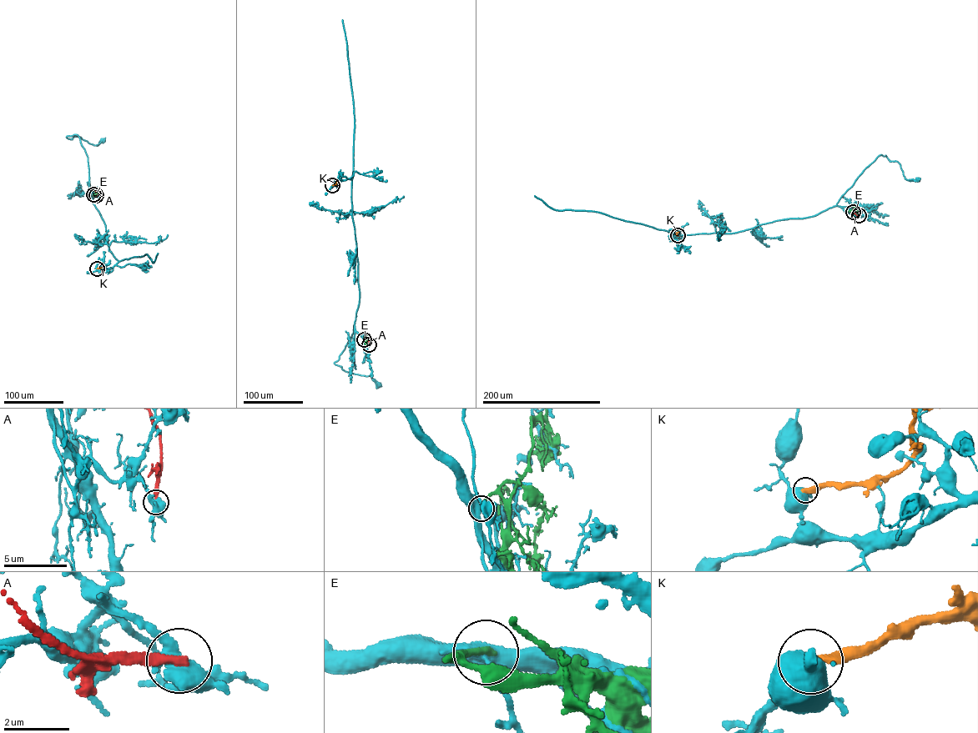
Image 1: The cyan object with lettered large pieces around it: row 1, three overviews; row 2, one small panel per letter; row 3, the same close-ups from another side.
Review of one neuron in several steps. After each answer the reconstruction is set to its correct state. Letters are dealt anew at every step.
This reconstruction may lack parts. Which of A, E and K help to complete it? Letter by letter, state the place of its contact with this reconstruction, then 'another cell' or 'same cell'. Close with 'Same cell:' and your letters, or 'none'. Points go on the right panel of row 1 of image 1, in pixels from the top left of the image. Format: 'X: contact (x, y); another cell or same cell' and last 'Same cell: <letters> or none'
A: contact (859, 215); another cell
E: contact (853, 212); another cell
K: contact (678, 235); another cell
Same cell: none

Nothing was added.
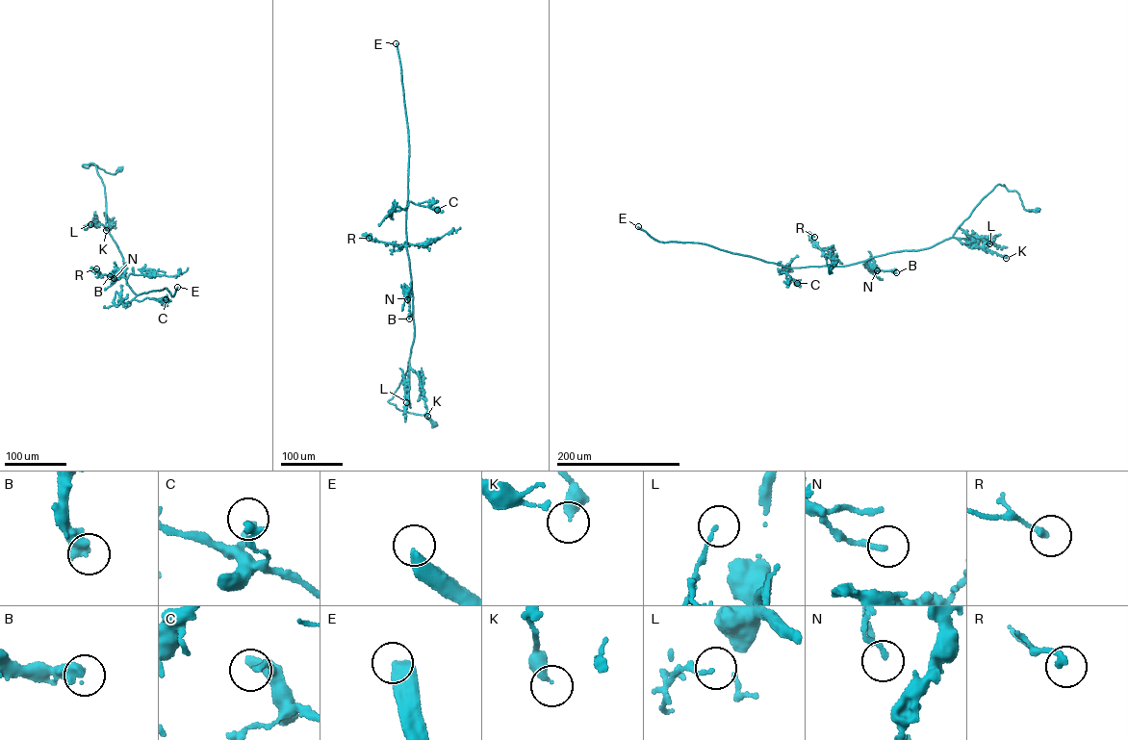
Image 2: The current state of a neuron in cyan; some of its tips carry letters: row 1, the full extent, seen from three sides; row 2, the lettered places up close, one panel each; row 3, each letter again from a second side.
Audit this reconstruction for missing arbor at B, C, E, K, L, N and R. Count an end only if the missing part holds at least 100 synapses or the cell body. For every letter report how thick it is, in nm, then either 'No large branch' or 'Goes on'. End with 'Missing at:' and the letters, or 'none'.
B: Thickness 550 nm. No large branch
C: Thickness 170 nm. No large branch
E: Thickness 480 nm. Goes on
K: Thickness 360 nm. No large branch
L: Thickness 110 nm. No large branch
N: Thickness 180 nm. No large branch
R: Thickness 240 nm. No large branch
Missing at: E

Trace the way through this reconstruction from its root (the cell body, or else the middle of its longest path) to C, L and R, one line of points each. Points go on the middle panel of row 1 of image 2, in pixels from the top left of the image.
C: (434, 423), (424, 415), (400, 410), (388, 401), (407, 370), (414, 338), (404, 209), (411, 201), (437, 210)
L: (434, 423), (424, 415), (400, 410), (388, 401), (407, 370), (409, 361), (406, 402)
R: (434, 423), (388, 401), (407, 370), (414, 338), (411, 273), (403, 244), (369, 238)

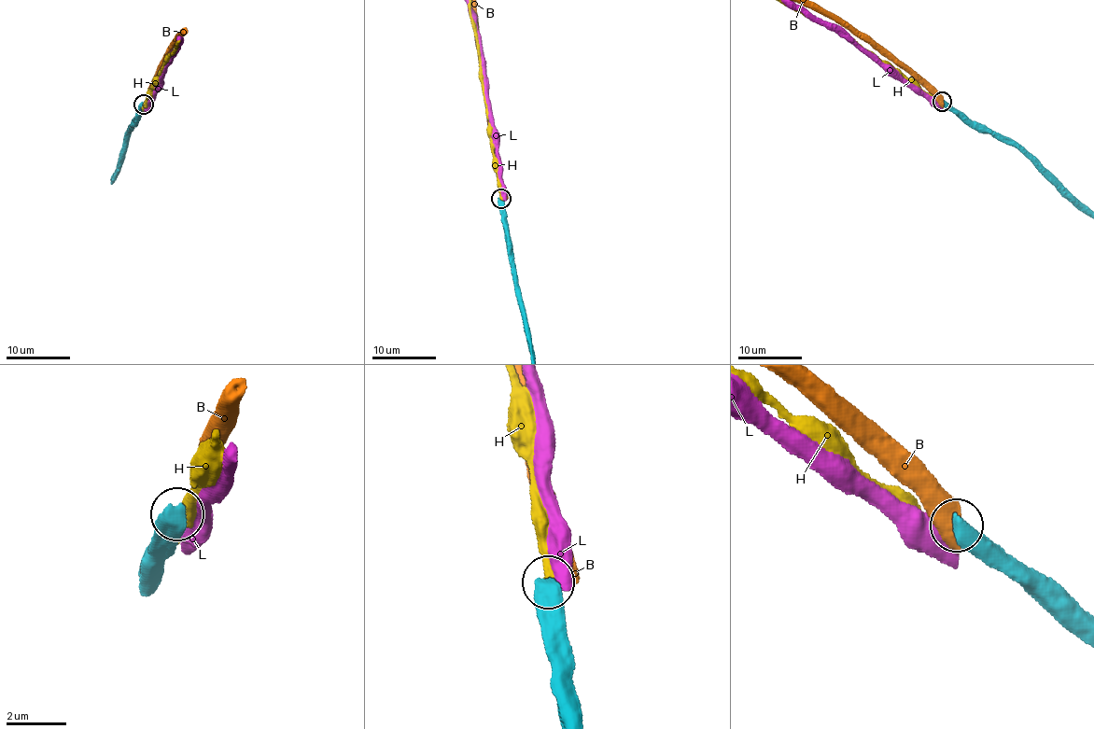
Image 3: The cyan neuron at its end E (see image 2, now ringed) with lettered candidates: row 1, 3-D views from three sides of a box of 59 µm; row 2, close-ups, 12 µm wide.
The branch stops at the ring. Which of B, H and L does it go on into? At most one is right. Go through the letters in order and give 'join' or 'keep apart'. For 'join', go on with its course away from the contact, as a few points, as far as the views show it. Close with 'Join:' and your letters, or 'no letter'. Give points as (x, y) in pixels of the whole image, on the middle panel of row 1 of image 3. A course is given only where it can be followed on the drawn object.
B: keep apart
H: keep apart
L: keep apart
Join: no letter

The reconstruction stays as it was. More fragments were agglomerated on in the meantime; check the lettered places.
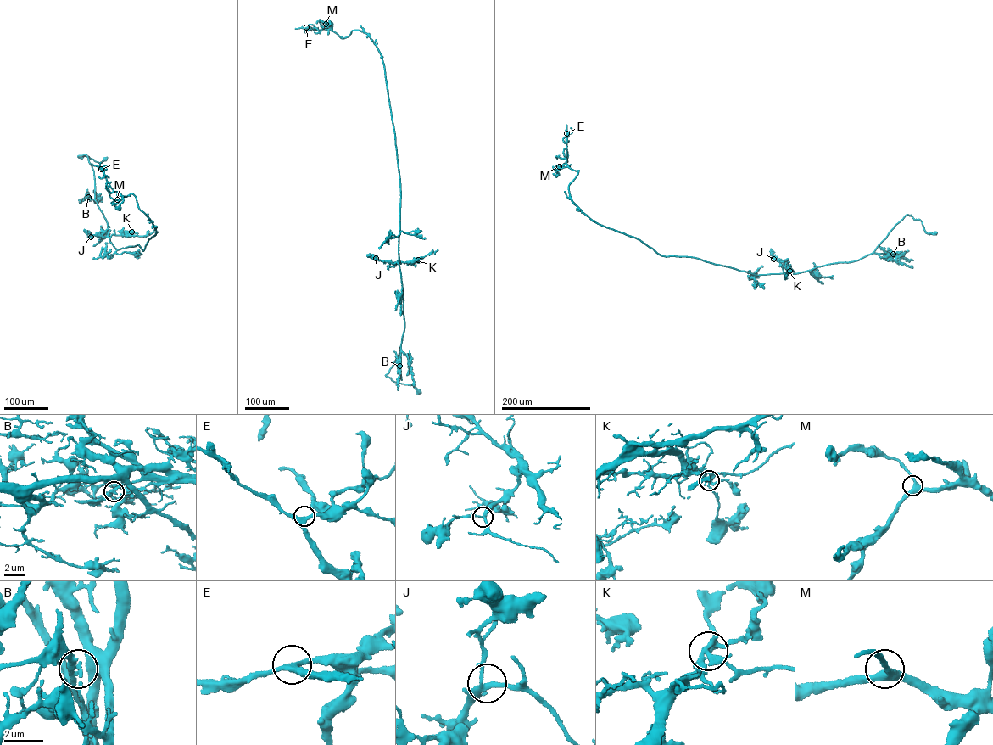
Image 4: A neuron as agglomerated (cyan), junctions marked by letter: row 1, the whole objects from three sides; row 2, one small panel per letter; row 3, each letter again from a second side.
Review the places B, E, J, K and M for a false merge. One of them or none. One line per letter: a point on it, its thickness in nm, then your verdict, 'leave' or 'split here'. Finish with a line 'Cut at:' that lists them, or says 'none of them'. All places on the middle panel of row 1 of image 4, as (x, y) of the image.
B: place (399, 366); calibre 260 nm; split here
E: place (306, 27); calibre 280 nm; leave
J: place (376, 258); calibre 240 nm; leave
K: place (418, 260); calibre 260 nm; leave
M: place (326, 24); calibre 380 nm; leave
Cut at: B

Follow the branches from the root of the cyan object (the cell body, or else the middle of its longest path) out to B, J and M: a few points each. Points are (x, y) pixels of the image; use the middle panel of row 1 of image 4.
B: (419, 391), (412, 384), (394, 382), (385, 375), (399, 353), (400, 346), (399, 366)
J: (419, 391), (412, 384), (394, 382), (385, 375), (400, 352), (404, 329), (404, 300), (398, 265), (376, 258)
M: (419, 391), (385, 375), (404, 322), (399, 181), (384, 66), (365, 32), (343, 38), (326, 24)

